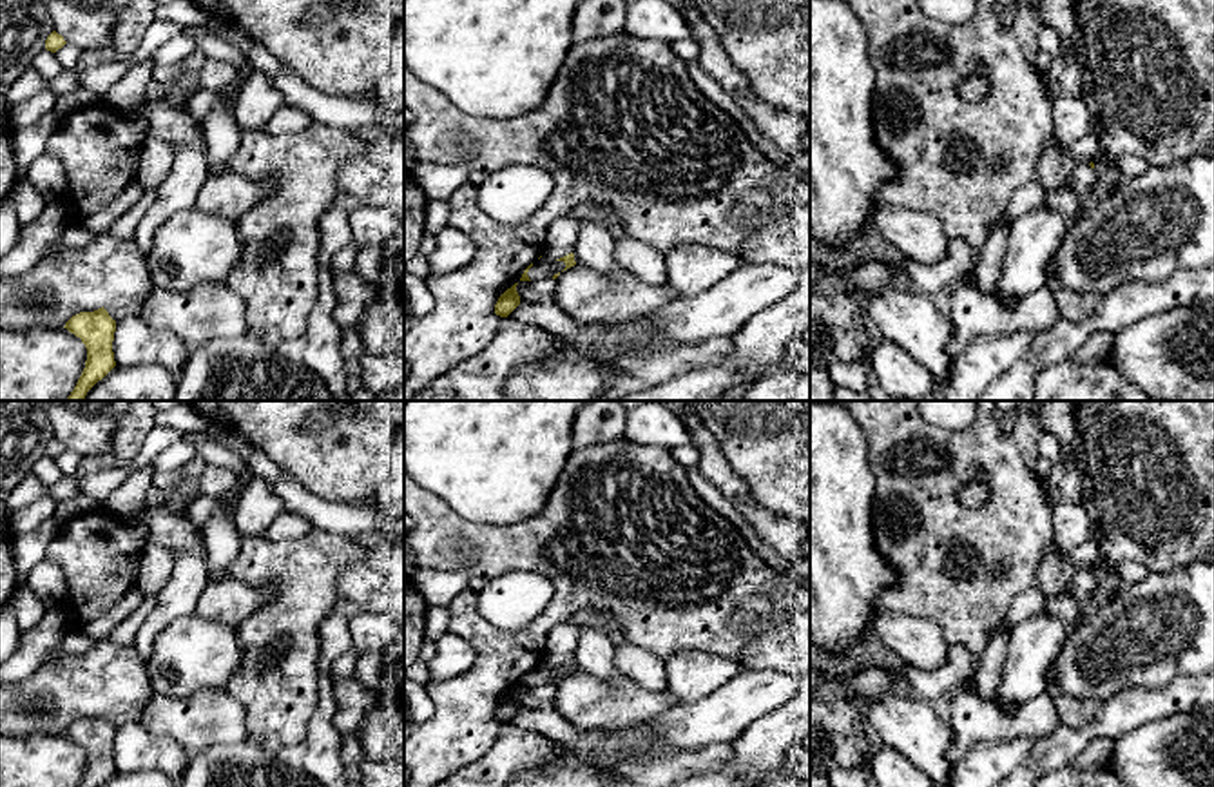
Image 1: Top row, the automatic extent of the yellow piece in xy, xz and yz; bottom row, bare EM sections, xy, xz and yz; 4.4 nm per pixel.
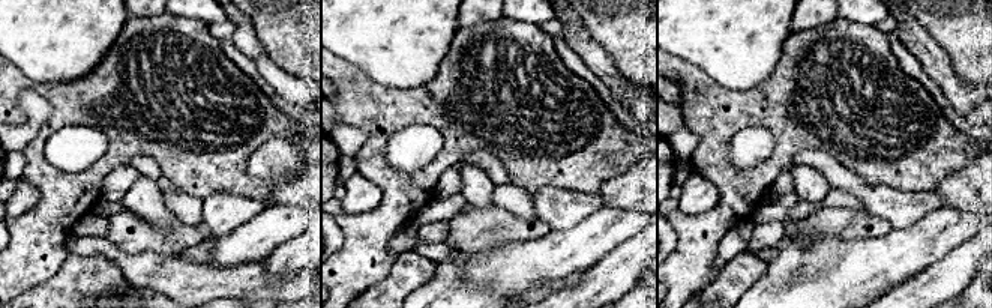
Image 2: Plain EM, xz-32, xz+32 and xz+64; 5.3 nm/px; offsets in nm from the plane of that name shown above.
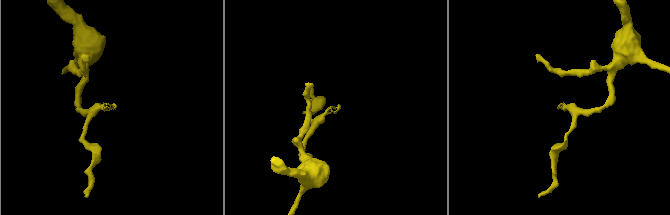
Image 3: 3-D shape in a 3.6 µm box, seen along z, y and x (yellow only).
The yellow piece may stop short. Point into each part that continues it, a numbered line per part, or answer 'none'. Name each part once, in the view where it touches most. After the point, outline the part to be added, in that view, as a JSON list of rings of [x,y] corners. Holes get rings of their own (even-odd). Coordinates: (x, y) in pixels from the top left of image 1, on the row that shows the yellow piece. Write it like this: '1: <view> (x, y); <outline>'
none

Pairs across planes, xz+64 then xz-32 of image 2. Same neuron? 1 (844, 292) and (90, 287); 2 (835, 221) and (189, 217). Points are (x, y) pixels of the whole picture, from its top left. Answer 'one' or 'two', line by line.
1: two
2: two

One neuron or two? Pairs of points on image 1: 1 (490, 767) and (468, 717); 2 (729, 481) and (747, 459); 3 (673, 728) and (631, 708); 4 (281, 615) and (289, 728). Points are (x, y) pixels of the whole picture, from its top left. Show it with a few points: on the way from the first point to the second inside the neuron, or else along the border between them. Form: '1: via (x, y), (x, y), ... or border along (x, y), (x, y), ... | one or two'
1: border along (504, 724), (490, 749), (461, 767) | two
2: border along (712, 436), (754, 499) | two
3: border along (678, 702), (651, 717), (611, 728) | two
4: via (296, 642), (294, 700) | one

